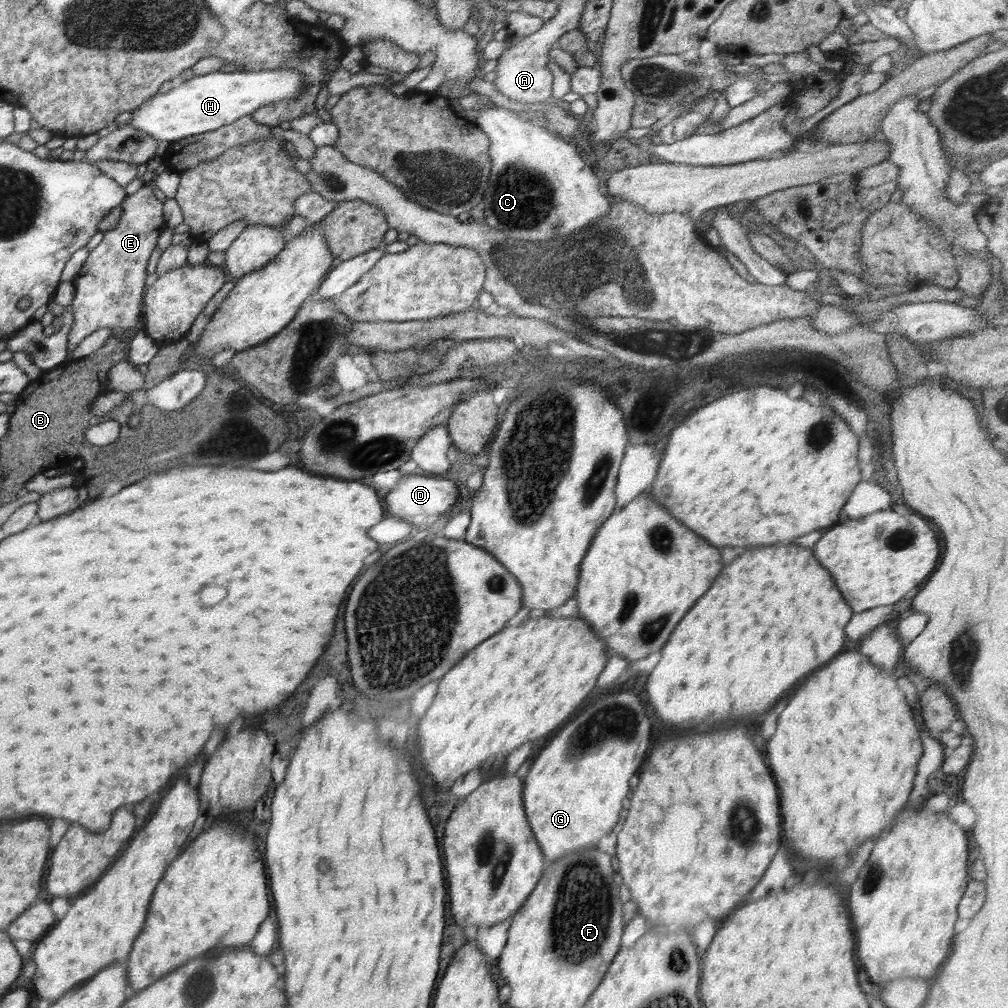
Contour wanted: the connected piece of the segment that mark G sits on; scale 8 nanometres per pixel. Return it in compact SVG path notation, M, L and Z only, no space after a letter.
M626 690L626 692L618 692L618 694L612 694L612 696L606 696L606 698L598 700L598 702L592 704L590 708L586 708L578 718L572 720L572 724L566 724L566 726L548 742L548 746L546 746L542 752L540 752L540 748L542 748L542 744L539 746L538 756L534 759L528 775L522 778L522 798L530 828L541 848L543 857L548 860L548 863L552 863L560 860L564 854L568 854L573 850L597 847L602 836L610 834L610 830L618 824L618 820L620 820L620 810L622 810L622 802L624 802L624 798L626 798L628 792L630 792L630 790L628 790L628 788L630 788L630 786L628 786L628 784L630 784L630 778L638 772L638 768L640 768L640 764L644 762L646 752L648 752L648 748L650 748L650 720L648 720L648 716L646 716L644 708L640 706L638 696L634 696L634 694L628 692L628 690Z

